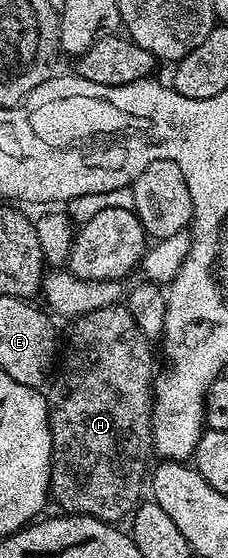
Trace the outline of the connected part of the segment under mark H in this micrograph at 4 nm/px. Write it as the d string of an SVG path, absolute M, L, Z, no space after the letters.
M121 302L82 314L72 326L71 335L67 338L67 351L62 351L57 373L45 390L47 426L51 429L49 494L53 502L60 506L60 511L119 524L123 517L124 521L134 514L136 506L144 497L145 479L149 474L147 457L153 454L151 416L153 379L157 369L155 358L151 355L152 339Z

